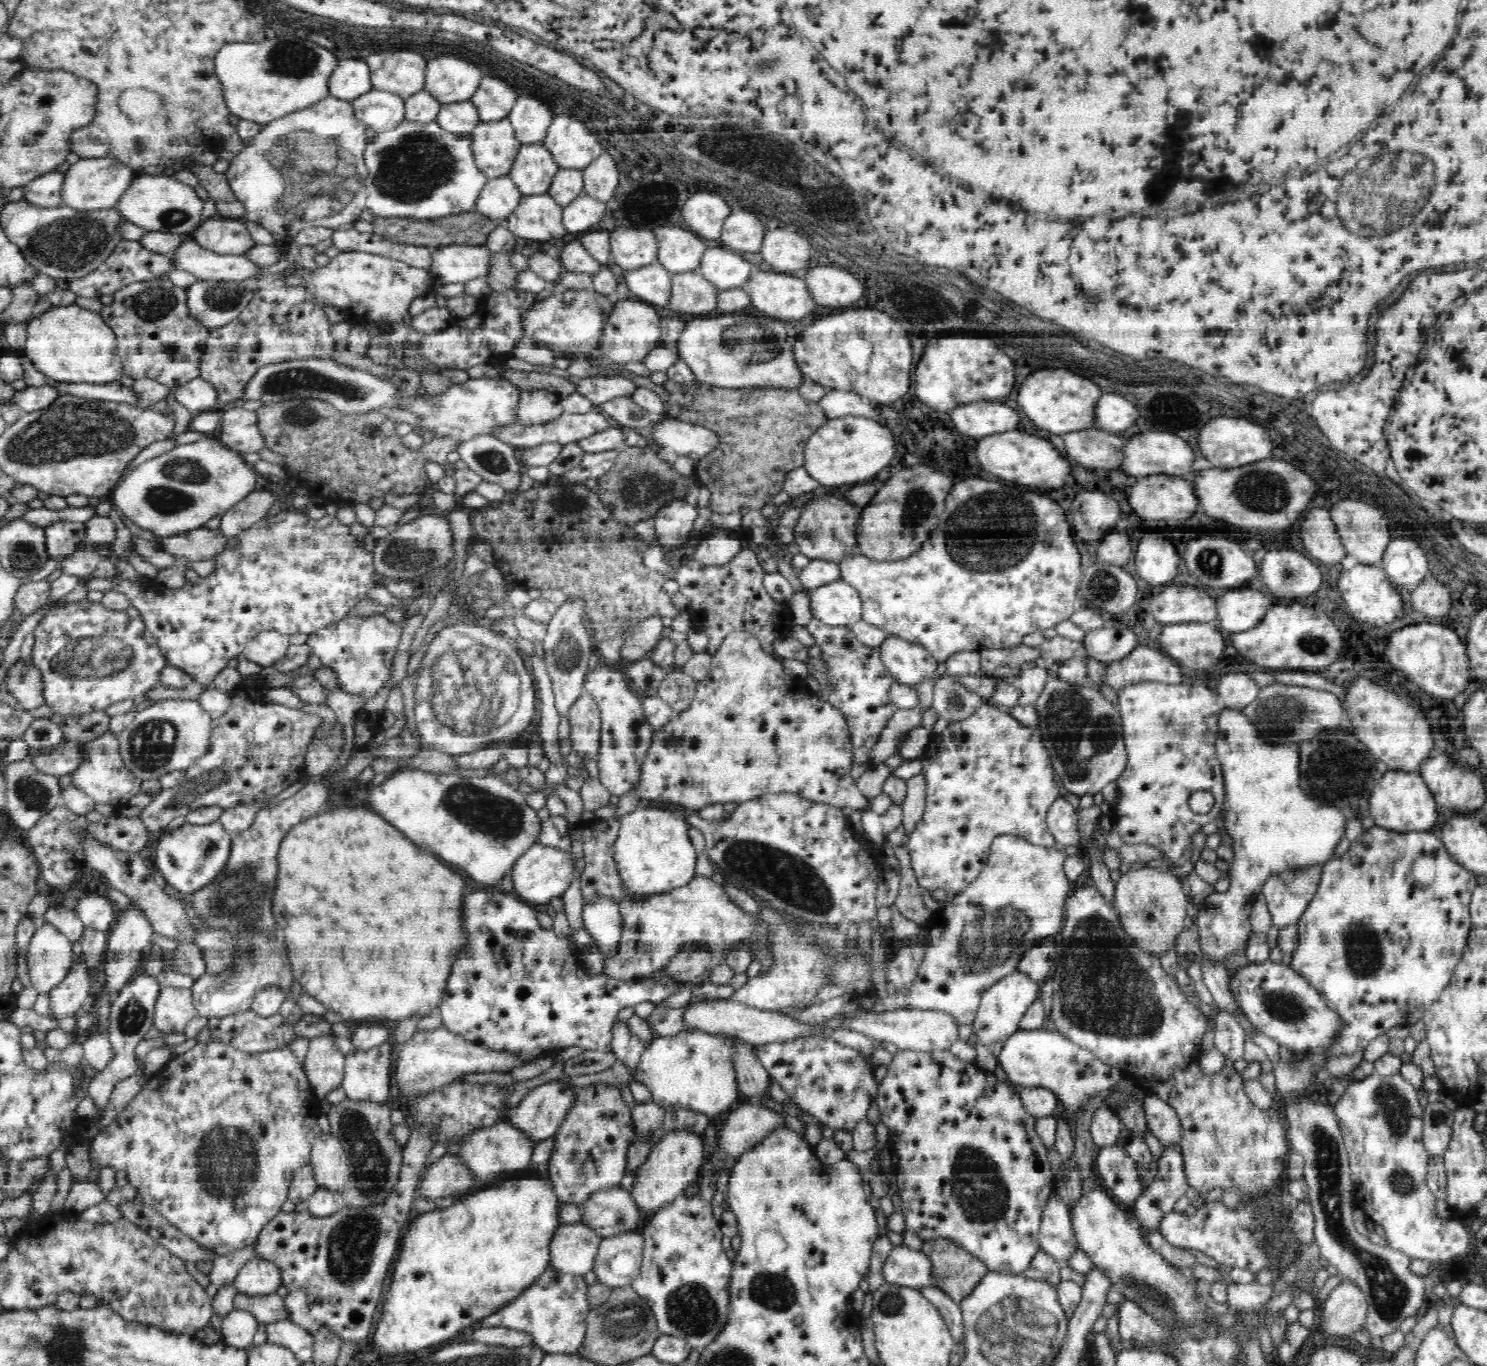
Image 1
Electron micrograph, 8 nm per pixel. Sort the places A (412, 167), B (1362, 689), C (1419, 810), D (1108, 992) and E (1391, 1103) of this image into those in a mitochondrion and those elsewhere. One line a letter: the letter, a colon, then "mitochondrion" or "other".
A: mitochondrion
B: other
C: other
D: mitochondrion
E: mitochondrion

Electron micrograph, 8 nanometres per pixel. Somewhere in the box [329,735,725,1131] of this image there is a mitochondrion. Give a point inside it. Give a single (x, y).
(498, 816)

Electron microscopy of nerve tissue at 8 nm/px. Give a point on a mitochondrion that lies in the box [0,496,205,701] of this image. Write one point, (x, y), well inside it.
(102, 658)

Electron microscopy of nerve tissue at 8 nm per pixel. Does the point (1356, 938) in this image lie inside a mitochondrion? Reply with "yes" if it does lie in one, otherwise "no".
yes

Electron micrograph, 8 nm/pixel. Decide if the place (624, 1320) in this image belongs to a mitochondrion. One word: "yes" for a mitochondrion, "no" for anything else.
yes

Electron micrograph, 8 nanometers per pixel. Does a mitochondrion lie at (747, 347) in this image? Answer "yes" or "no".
yes

